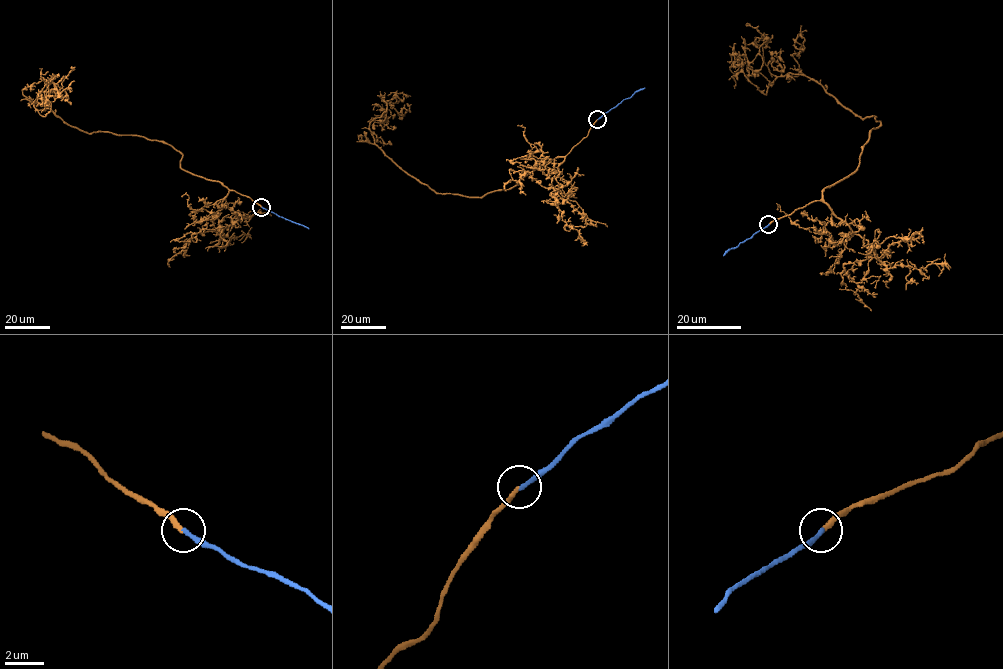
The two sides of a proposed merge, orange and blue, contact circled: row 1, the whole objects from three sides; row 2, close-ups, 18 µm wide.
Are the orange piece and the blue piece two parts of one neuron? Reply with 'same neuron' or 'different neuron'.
same neuron

